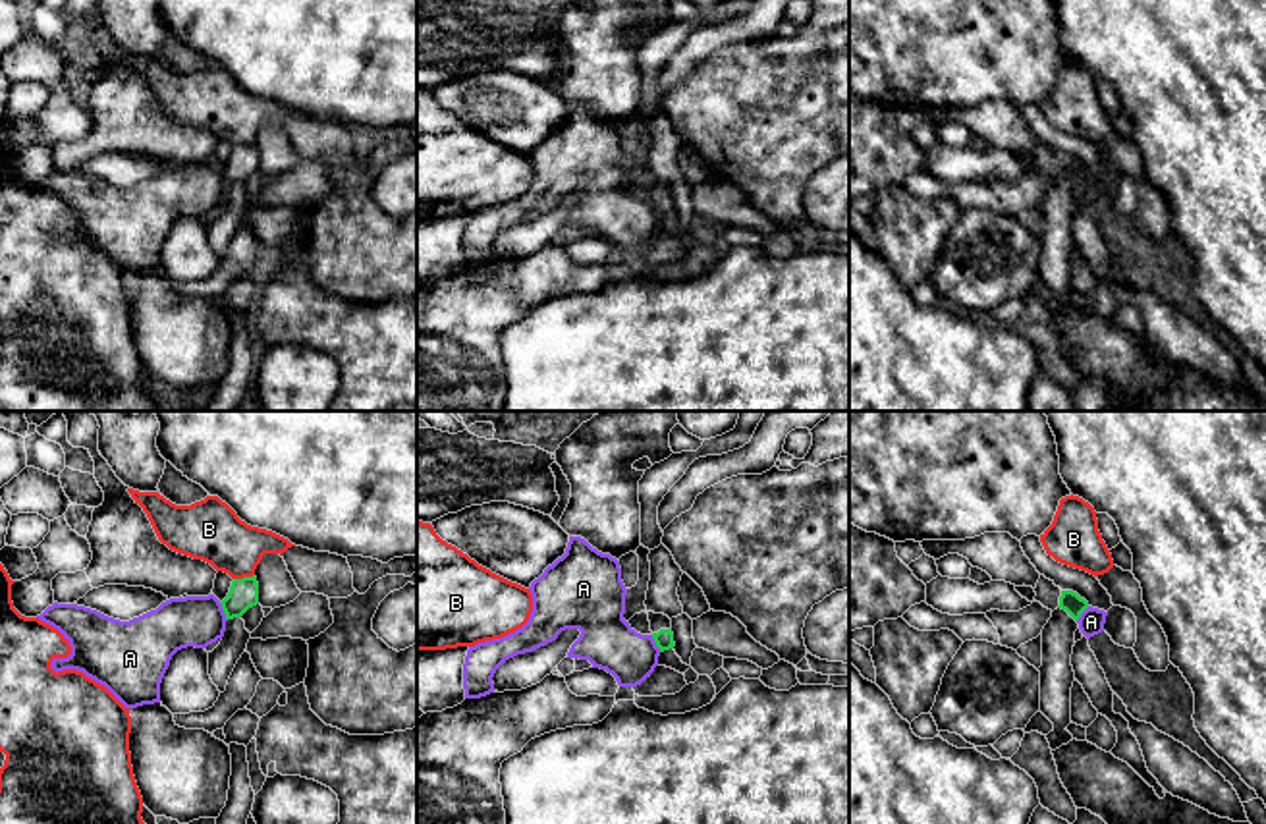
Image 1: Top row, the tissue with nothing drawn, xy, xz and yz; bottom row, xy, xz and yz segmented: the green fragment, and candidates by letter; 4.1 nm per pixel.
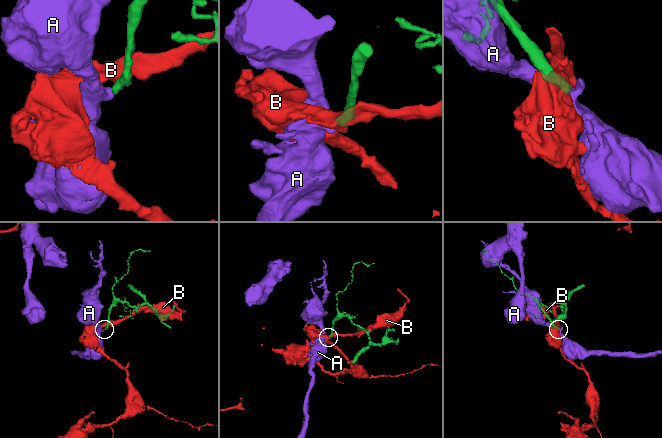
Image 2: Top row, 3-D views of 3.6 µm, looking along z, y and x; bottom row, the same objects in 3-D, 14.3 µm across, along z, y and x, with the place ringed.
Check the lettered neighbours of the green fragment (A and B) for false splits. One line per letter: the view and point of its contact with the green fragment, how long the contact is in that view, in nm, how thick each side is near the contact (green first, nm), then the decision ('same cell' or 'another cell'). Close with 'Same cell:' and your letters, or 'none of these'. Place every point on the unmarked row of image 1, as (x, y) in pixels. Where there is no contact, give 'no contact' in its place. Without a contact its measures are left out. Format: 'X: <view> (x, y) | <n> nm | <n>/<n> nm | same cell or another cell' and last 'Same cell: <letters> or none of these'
A: xy (224, 180) | 90 nm | 130/220 nm | another cell
B: xy (244, 145) | 90 nm | 130/260 nm | another cell
Same cell: none of these

